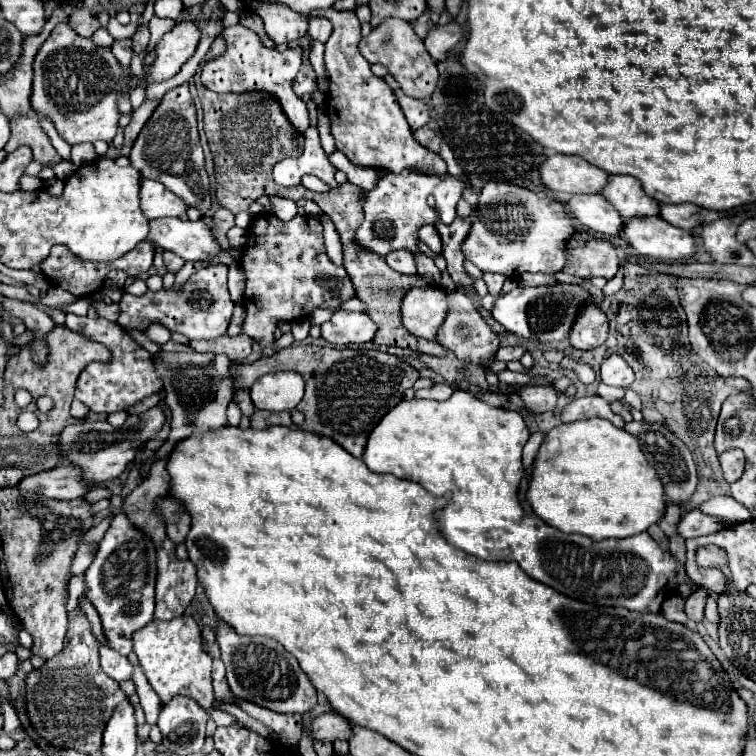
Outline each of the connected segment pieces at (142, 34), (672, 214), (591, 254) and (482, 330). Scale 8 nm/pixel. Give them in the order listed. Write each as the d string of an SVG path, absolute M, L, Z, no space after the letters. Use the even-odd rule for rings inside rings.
M142 25L136 30L132 37L132 49L134 53L143 52L146 49L150 41L150 36L148 25Z
M664 204L660 208L660 216L682 230L694 230L696 226L700 226L700 212L702 208L696 204Z
M576 232L568 242L568 264L566 274L580 278L602 276L614 278L620 266L616 248L608 240L596 240L590 232Z
M460 292L448 294L448 316L444 320L444 326L438 332L438 342L444 348L452 350L462 362L482 364L482 366L492 364L494 362L494 354L498 350L498 334L478 314L478 310L470 302L470 298L464 296L464 294L460 294Z

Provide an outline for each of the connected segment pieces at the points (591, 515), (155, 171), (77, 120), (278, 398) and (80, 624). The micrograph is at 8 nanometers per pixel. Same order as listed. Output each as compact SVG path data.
M604 418L578 420L572 424L560 424L546 434L544 444L534 462L534 472L528 488L528 502L532 510L548 524L562 532L586 534L594 540L604 538L626 538L632 534L646 532L656 524L666 512L666 494L664 484L656 468L646 460L638 440L616 428Z
M178 86L164 94L160 106L148 120L148 124L138 134L132 150L130 150L130 162L134 168L142 172L144 178L152 178L162 182L168 190L178 194L186 200L188 206L194 206L204 212L212 206L212 186L206 172L204 152L198 138L196 128L196 108L190 98L188 86Z
M58 24L50 38L42 44L40 52L34 58L34 90L32 90L32 108L44 116L48 116L58 134L70 144L82 144L82 142L96 142L96 140L104 140L104 142L112 142L114 134L116 134L116 126L118 126L118 108L116 108L116 100L122 88L120 82L120 64L114 58L112 50L96 50L96 46L92 44L90 38L82 38L78 36L68 24Z
M274 372L254 382L250 388L258 410L294 410L304 396L304 378L298 372Z
M80 604L68 616L66 646L60 654L46 660L46 664L26 678L26 710L32 728L50 744L74 748L78 752L92 754L102 746L102 730L110 720L112 712L126 694L118 682L108 678L98 660L98 640L92 634L92 626L80 608Z

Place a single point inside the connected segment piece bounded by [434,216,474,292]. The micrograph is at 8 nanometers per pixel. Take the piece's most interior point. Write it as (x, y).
(452, 235)

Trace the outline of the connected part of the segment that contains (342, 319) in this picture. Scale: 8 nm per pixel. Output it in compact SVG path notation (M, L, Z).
M338 310L332 314L328 322L322 324L322 338L338 346L364 344L364 342L372 342L376 330L378 328L368 314Z

